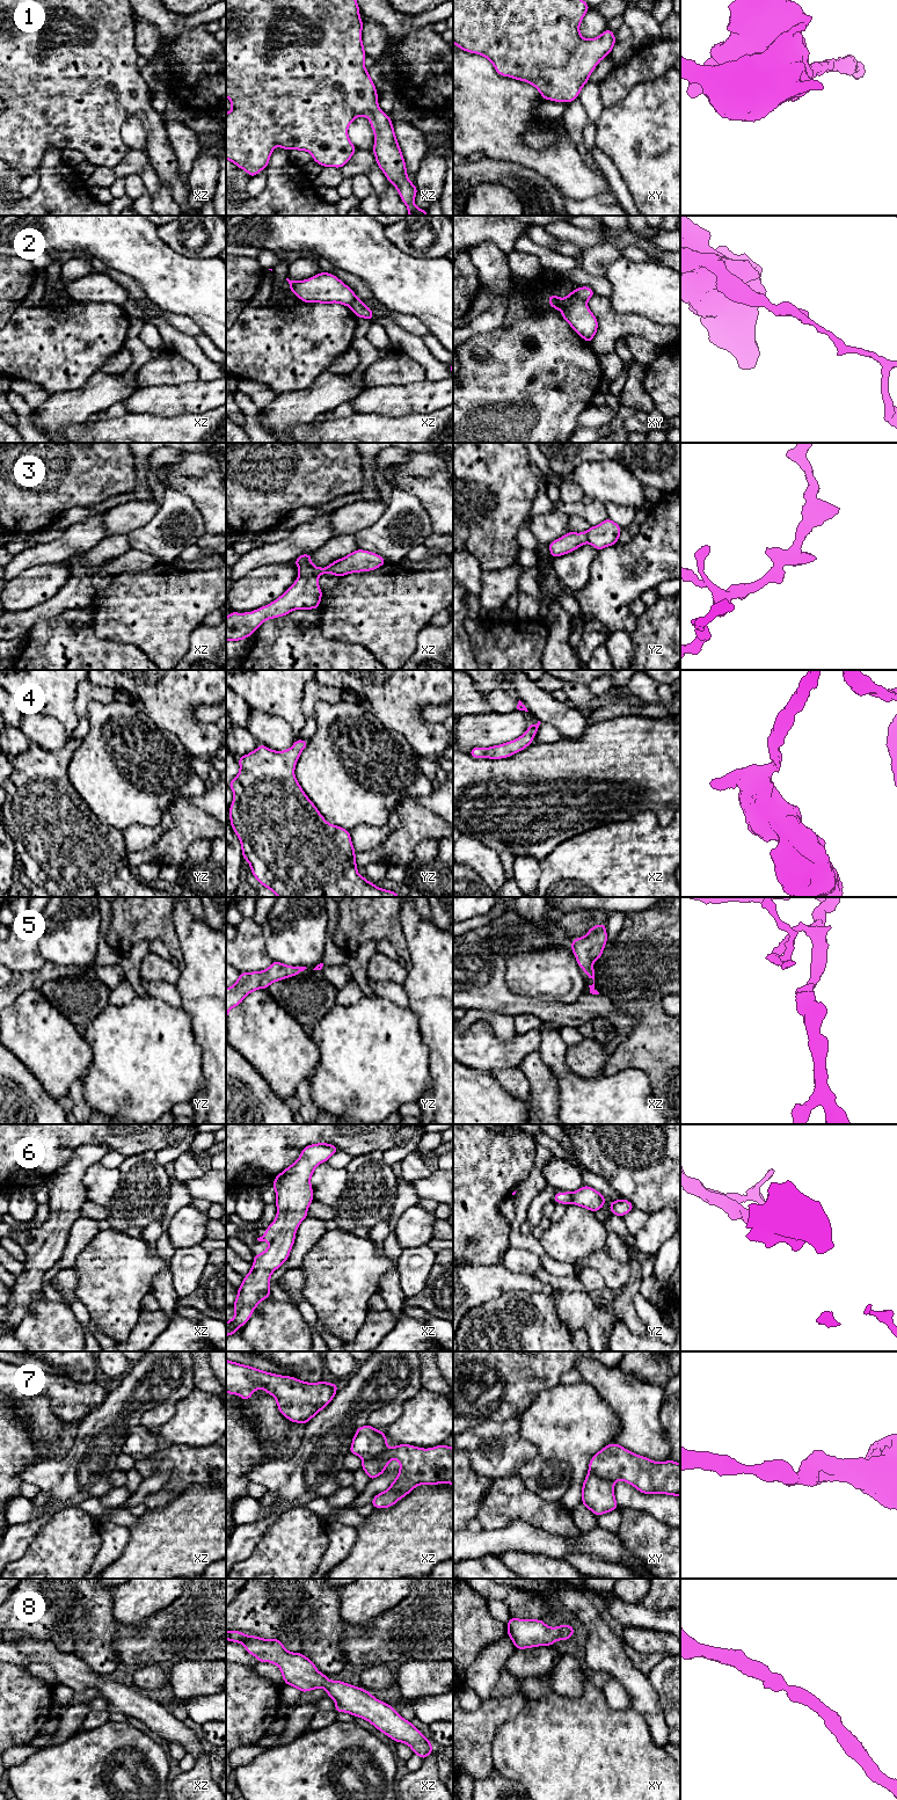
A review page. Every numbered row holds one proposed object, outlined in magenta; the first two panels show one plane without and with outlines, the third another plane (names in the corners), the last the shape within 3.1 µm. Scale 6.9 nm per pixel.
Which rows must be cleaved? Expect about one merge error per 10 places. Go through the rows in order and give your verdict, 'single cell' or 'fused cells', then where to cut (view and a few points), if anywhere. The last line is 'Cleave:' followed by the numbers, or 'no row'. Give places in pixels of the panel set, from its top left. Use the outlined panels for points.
1: single cell; cut none
2: fused cells; cut xy (575, 290), (585, 301)
3: single cell; cut none
4: single cell; cut none
5: single cell; cut none
6: single cell; cut none
7: single cell; cut none
8: single cell; cut none
Cleave: 2

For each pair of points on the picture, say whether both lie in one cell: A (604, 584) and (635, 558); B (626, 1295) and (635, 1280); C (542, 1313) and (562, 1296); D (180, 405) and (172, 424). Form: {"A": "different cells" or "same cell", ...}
{"A": "same cell", "B": "same cell", "C": "different cells", "D": "different cells"}

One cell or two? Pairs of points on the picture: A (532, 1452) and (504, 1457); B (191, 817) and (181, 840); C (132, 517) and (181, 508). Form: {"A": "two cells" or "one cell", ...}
{"A": "one cell", "B": "one cell", "C": "two cells"}

